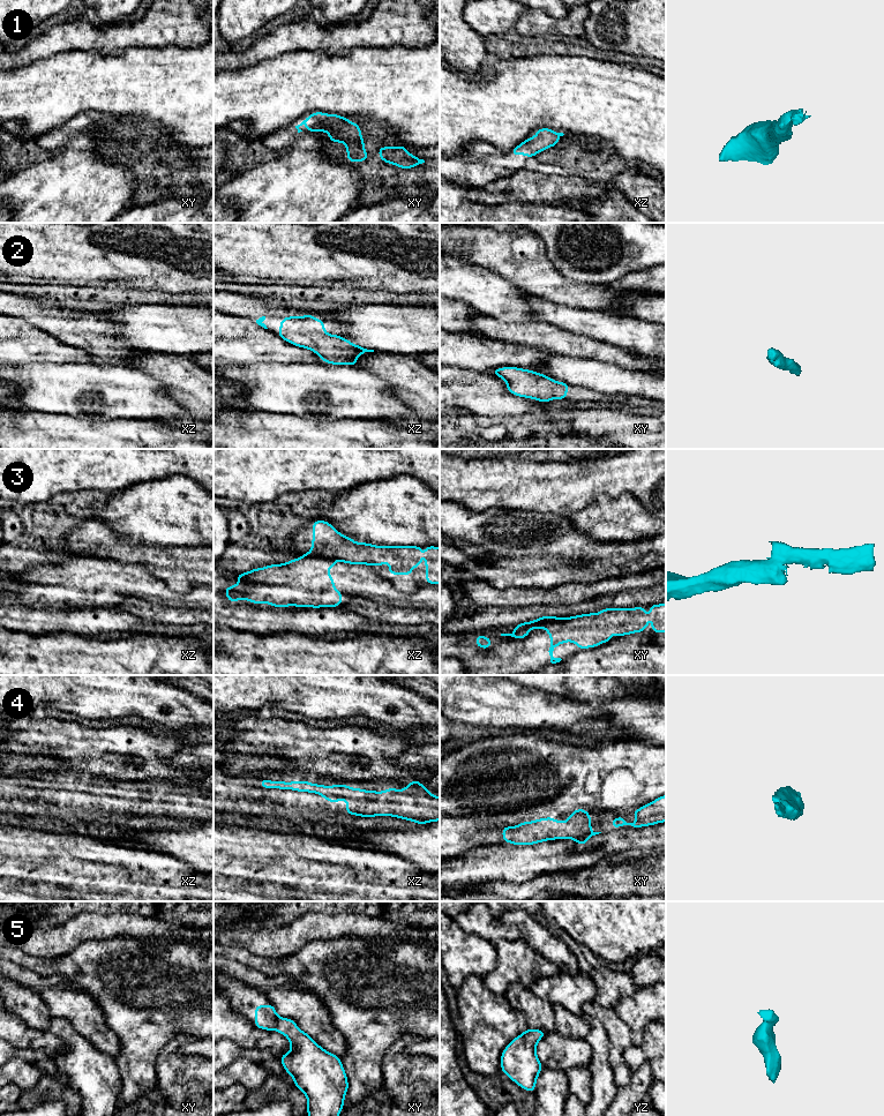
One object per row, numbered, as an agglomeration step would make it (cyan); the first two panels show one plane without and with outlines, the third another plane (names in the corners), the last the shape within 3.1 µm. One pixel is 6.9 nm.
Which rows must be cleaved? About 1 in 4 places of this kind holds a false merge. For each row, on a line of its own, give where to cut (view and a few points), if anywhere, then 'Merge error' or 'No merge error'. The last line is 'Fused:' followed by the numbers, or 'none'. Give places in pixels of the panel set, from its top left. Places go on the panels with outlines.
1: No split. No merge error
2: No split. No merge error
3: Split along xz (304, 555), (317, 555), (332, 562). Merge error
4: No split. No merge error
5: No split. No merge error
Fused: 3

